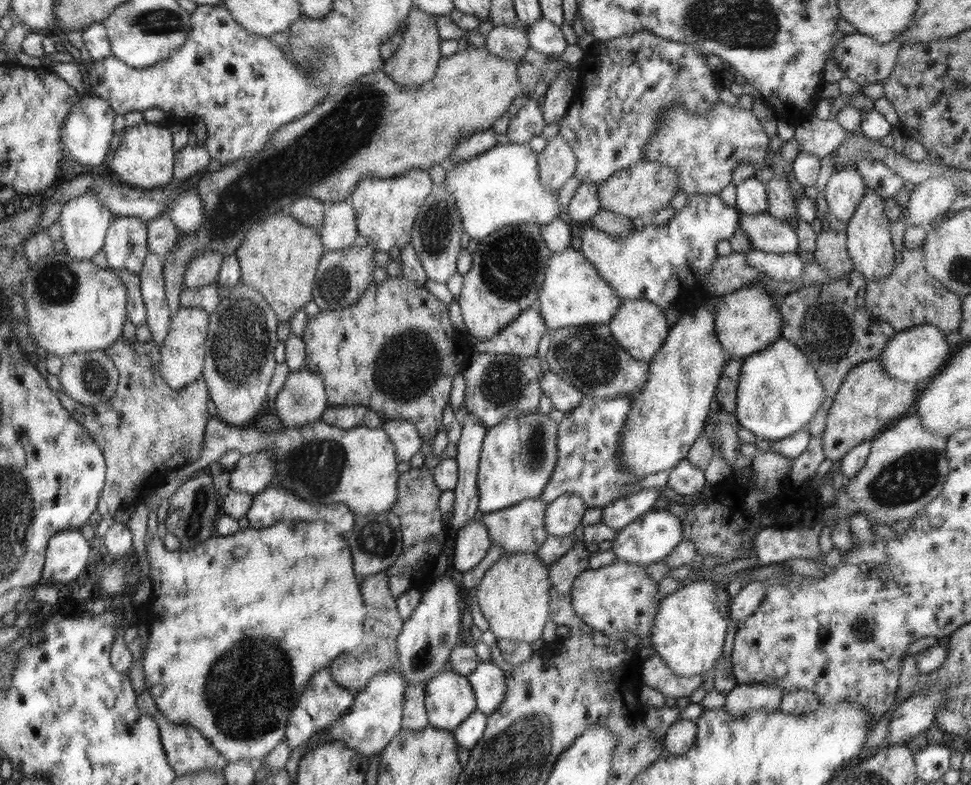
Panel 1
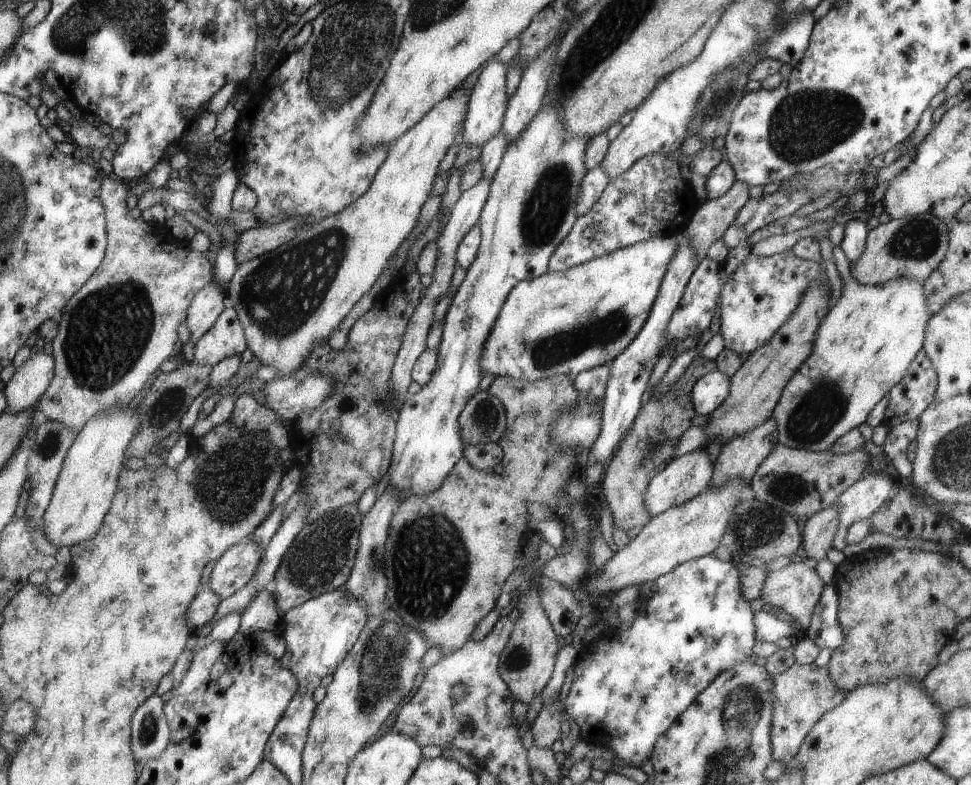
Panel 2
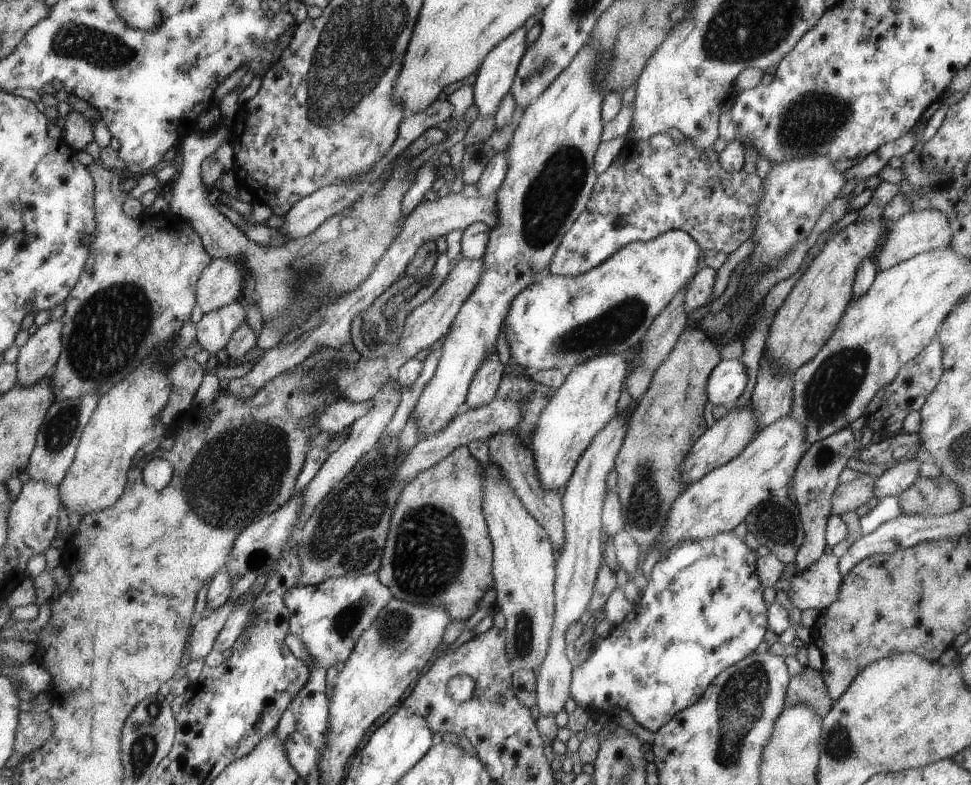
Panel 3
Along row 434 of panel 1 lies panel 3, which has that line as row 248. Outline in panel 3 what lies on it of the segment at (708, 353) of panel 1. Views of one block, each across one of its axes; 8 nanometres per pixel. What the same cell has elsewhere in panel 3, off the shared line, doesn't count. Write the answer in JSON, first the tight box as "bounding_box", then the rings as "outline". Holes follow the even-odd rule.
{"bounding_box":[504,230,701,371],"outline":[[[671,230],[649,241],[634,241],[588,272],[570,276],[548,273],[526,287],[506,315],[504,328],[510,346],[510,363],[524,369],[545,371],[579,364],[606,353],[625,354],[644,338],[657,316],[697,274],[701,245],[681,230]]]}

